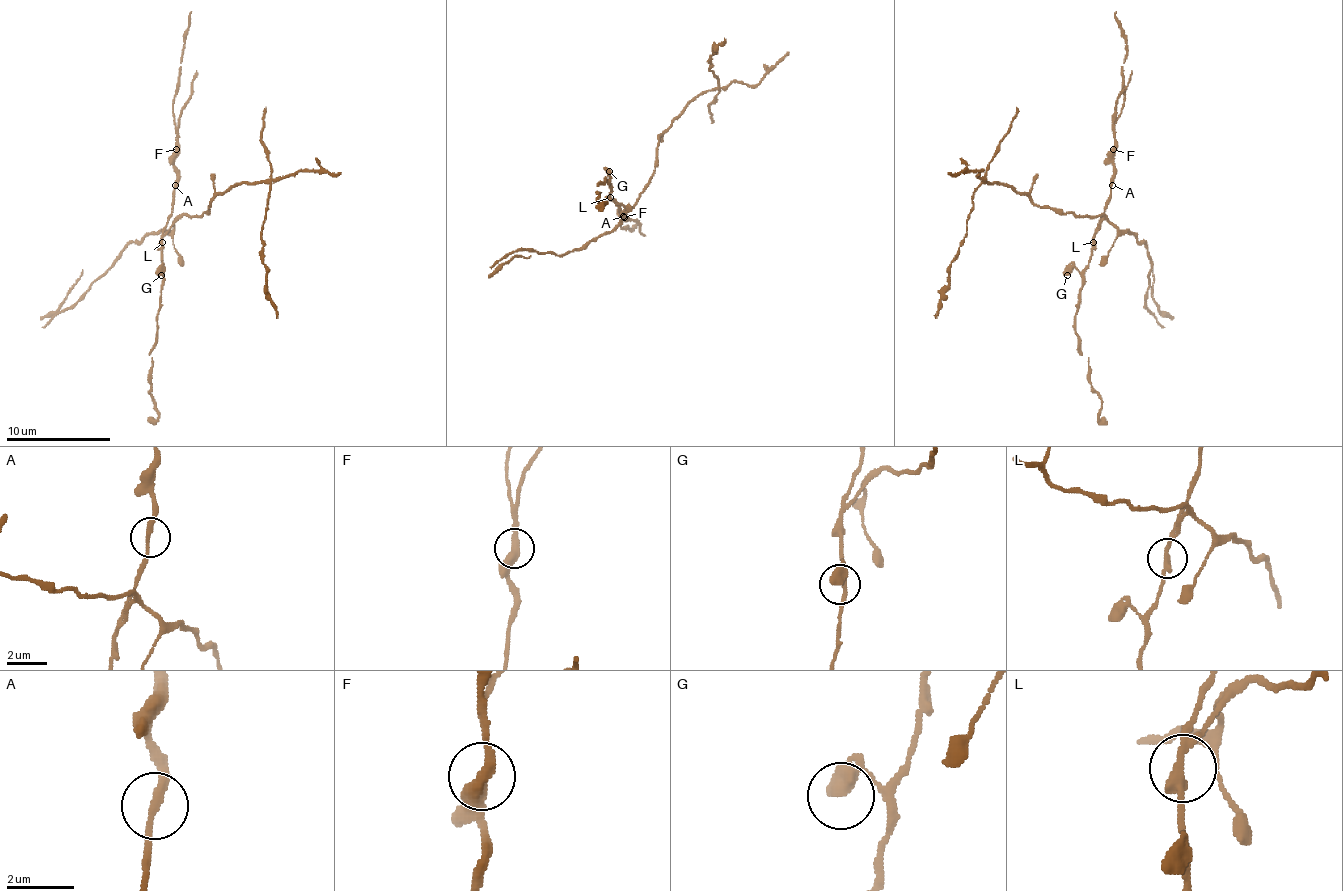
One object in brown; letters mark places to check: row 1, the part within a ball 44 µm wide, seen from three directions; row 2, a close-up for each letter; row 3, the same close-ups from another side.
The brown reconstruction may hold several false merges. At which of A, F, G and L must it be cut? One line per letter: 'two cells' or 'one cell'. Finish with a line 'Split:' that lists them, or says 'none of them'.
A: one cell
F: two cells
G: one cell
L: two cells
Split: F, L

